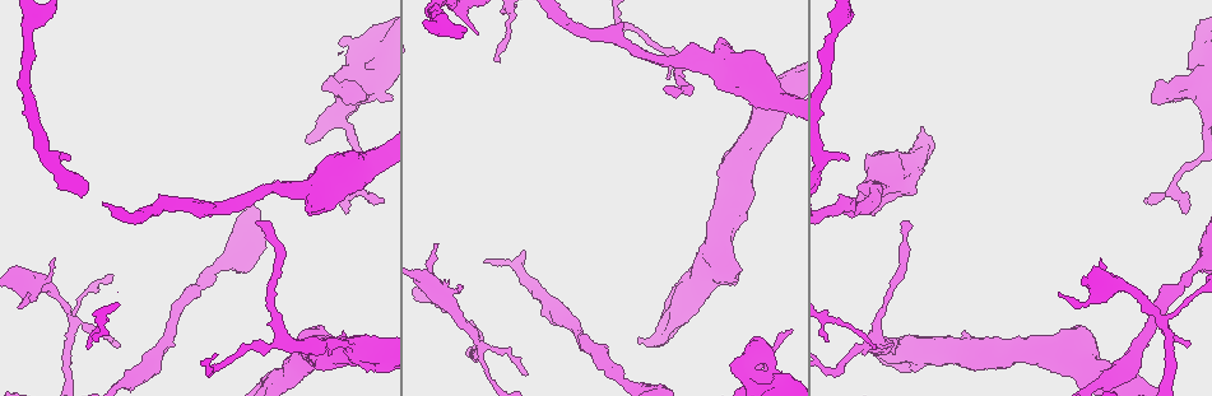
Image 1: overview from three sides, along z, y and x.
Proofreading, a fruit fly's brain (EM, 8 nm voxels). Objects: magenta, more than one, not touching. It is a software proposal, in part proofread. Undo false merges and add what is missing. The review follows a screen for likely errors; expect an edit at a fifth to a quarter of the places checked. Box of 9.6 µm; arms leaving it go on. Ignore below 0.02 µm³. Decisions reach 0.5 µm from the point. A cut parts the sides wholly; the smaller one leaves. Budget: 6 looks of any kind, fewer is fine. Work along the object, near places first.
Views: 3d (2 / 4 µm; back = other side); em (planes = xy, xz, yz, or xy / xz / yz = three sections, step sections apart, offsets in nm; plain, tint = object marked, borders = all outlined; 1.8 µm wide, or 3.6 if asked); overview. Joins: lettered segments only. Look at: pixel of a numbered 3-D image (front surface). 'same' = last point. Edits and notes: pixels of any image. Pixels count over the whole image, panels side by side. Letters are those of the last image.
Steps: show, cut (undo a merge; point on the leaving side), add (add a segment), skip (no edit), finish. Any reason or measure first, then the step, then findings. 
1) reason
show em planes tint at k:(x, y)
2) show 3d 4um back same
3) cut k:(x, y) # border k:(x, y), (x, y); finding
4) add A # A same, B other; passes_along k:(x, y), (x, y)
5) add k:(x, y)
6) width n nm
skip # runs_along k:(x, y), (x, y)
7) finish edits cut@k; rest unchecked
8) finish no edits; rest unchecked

show em planes borders at 1:(1161, 320)

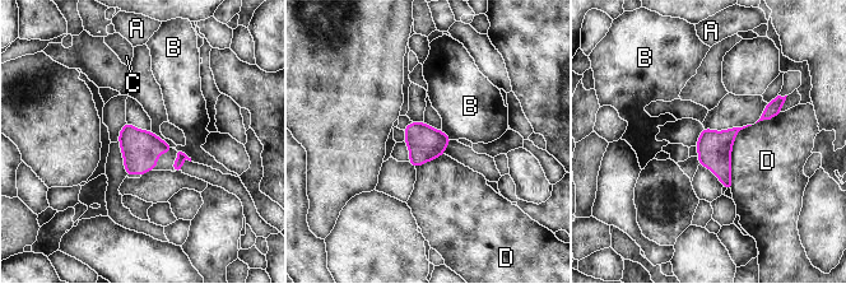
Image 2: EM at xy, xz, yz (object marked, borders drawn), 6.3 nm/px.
skip # A other, B other, C other, D other; border 2:(179, 150), (191, 161); all the same neuron

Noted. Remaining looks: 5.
an open end
show em xz step 8 borders at 1:(771, 356)

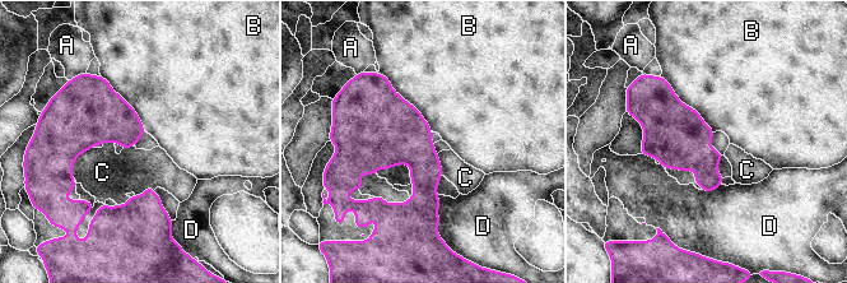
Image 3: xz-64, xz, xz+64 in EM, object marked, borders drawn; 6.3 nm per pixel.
skip # A other, B other, C other, D other; border 3:(93, 147), (77, 157), (73, 177); no lettered segment goes on from it

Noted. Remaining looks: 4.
an open end
show em xy step 4 borders at 1:(848, 156)

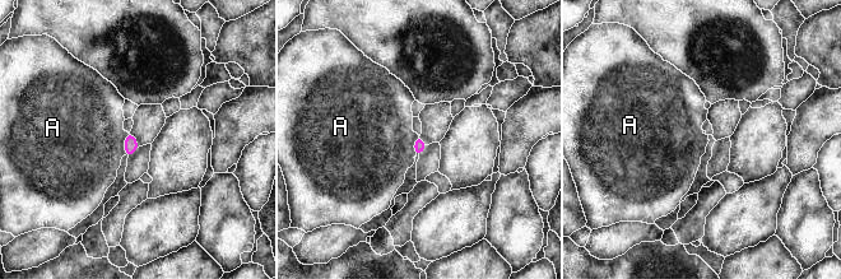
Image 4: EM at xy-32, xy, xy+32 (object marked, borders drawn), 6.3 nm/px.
another direction
show em planes borders same

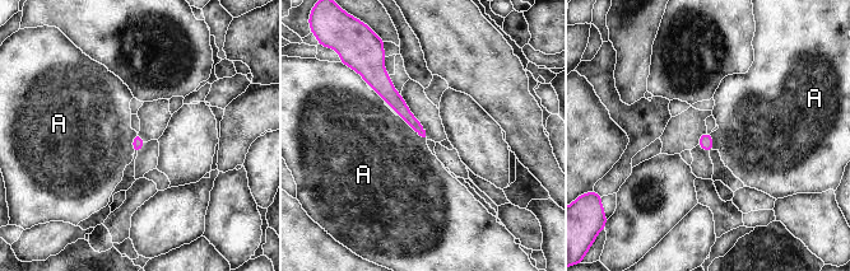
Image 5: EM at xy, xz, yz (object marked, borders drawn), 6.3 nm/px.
skip # A other; runs_along 5:(375, 76), (422, 132); no lettered segment goes on from it

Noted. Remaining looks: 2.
finish no edits; rest unchecked

